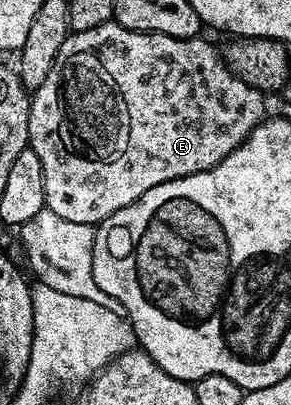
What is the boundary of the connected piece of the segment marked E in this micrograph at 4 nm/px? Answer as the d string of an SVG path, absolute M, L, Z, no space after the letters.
M115 21L98 25L98 29L72 31L58 50L46 81L34 92L28 105L28 146L34 153L38 153L38 161L42 161L45 208L53 210L67 221L98 225L106 217L118 213L118 209L126 209L126 205L138 201L146 189L202 173L234 153L234 149L238 149L248 134L265 118L264 99L265 96L258 88L252 87L232 71L229 64L225 63L223 54L219 50L215 51L204 37L175 39L169 35L151 35L148 31L131 31Z

